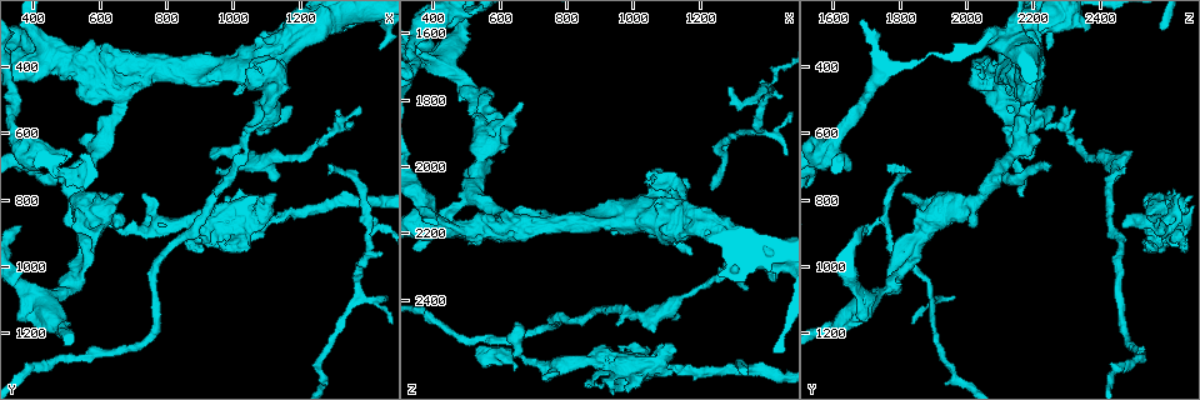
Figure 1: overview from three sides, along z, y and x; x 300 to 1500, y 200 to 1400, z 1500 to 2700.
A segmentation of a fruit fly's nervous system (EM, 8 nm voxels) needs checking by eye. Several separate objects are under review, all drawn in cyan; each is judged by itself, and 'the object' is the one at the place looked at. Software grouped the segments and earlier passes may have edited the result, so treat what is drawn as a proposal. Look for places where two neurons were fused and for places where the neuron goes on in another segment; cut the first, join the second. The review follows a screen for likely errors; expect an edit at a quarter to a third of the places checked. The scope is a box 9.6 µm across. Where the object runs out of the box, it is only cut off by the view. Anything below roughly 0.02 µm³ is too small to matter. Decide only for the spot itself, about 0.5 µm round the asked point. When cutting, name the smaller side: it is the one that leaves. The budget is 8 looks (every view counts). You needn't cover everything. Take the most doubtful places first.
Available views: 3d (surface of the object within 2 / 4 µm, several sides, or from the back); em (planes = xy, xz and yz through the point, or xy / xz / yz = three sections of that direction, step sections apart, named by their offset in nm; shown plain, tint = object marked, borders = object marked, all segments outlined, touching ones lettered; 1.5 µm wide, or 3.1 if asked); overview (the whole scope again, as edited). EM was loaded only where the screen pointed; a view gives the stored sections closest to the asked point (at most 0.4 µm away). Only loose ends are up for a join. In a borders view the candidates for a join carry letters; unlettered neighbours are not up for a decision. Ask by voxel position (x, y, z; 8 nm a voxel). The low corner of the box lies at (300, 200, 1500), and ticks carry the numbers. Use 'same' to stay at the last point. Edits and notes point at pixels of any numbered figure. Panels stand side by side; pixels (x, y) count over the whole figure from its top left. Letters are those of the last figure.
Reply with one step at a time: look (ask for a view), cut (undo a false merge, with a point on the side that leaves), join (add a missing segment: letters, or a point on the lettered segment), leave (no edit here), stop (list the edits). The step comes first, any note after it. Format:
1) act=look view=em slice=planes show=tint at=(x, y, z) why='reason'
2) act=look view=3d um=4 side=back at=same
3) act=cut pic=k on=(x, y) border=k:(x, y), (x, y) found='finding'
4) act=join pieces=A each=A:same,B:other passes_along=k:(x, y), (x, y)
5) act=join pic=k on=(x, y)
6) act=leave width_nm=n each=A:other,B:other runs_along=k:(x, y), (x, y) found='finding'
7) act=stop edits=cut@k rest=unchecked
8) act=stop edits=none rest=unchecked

act=look view=em slice=planes show=borders at=(740, 770, 2630)

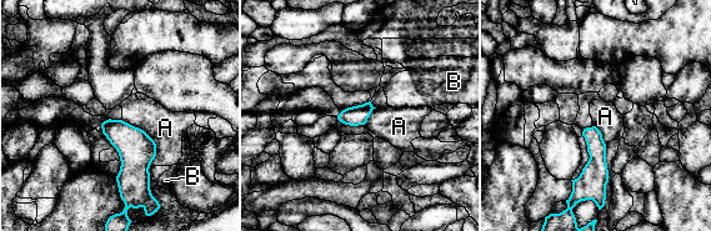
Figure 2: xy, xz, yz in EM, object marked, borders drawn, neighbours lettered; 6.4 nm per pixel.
act=leave each=A:other,B:other border=2:(121, 120), (154, 141), (150, 166) found='none of them fits'

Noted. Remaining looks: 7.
act=look view=3d um=4 at=(520, 830, 2550) why='branch stops here'

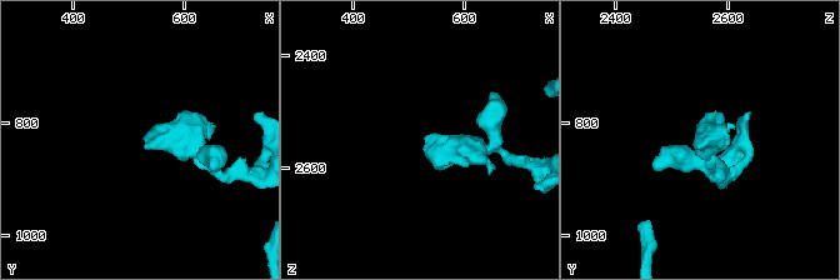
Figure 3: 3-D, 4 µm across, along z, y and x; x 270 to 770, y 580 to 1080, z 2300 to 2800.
act=look view=em slice=planes show=borders at=(535, 830, 2550)

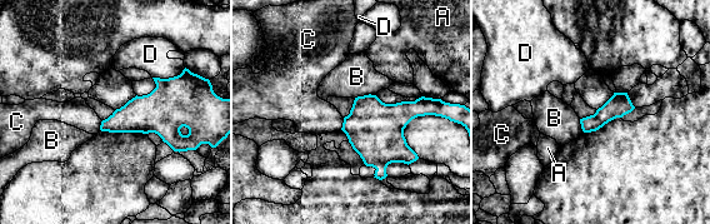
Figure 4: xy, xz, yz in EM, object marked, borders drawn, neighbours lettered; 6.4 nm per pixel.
act=leave each=A:other,B:other,C:other,D:other found='no lettered segment goes on from it'

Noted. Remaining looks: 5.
act=look view=3d um=4 at=(1280, 690, 1760) why='free end'

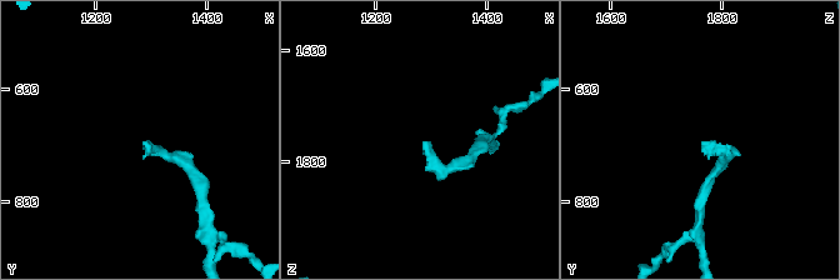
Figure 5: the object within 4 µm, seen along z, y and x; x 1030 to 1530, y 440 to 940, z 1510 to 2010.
act=look view=em slice=planes show=borders at=(1285, 695, 1765) why='need the tissue'

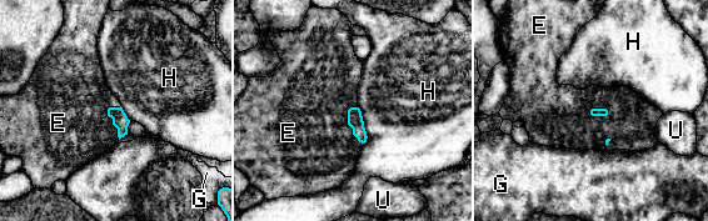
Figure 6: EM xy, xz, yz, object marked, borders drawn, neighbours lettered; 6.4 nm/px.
act=join pieces=E each=E:same,G:other,H:other,U:other passes_along=6:(355, 121), (349, 125), (317, 146) found='the neuron continues'

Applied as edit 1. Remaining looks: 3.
act=stop edits=join@6 rest=unchecked

